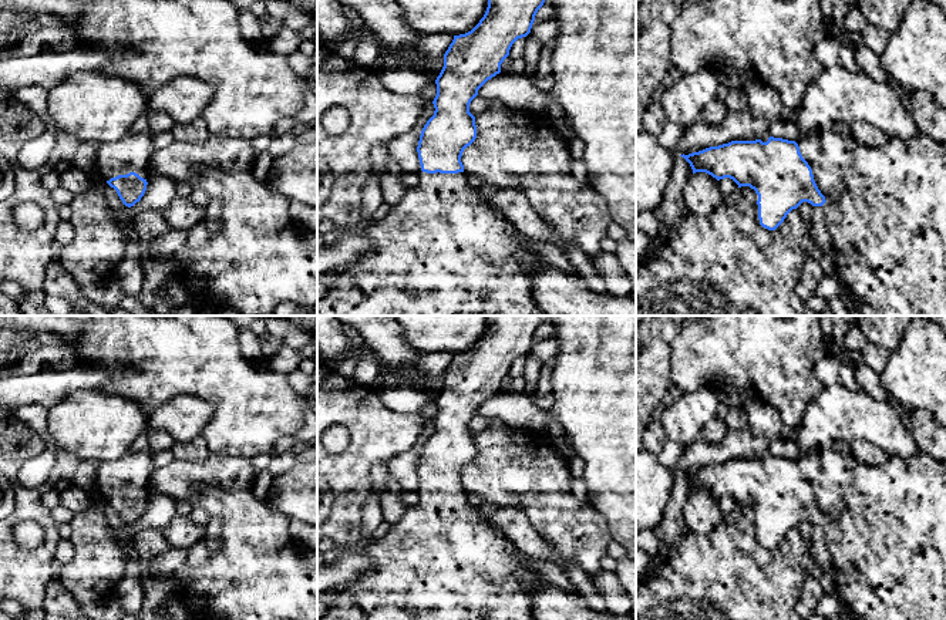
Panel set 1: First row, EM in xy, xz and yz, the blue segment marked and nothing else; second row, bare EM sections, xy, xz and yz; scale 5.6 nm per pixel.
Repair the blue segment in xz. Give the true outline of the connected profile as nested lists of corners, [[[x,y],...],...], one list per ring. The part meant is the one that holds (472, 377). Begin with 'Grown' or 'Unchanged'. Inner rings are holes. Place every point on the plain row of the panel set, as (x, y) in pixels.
Grown. [[[487,316],[488,326],[479,341],[468,351],[454,354],[444,373],[444,385],[435,398],[434,434],[424,444],[417,471],[420,501],[408,506],[386,538],[367,540],[360,550],[371,559],[371,567],[356,582],[339,590],[337,602],[317,620],[535,620],[529,590],[546,582],[533,565],[516,559],[518,549],[502,535],[479,508],[474,508],[464,491],[462,471],[477,456],[475,435],[469,431],[478,408],[501,391],[512,363],[531,351],[545,316]]]

